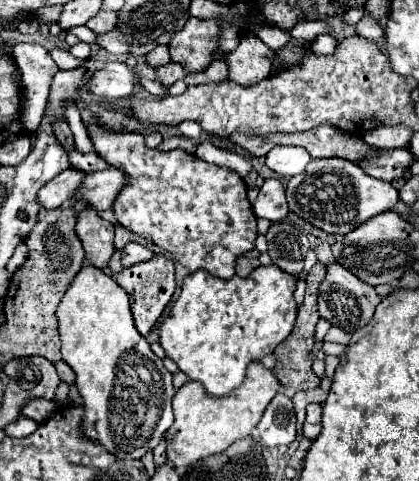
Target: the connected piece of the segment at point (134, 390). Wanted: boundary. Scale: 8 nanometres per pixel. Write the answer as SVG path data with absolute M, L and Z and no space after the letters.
M85 263L69 285L69 291L65 291L61 303L57 305L57 321L63 343L63 361L75 371L75 385L85 401L85 435L109 447L109 451L119 459L141 459L149 449L159 443L159 439L173 423L171 399L175 395L175 387L173 375L151 351L151 345L133 323L129 293L125 293L125 289L117 285L117 281L109 273L101 271L99 267L89 267L89 263Z

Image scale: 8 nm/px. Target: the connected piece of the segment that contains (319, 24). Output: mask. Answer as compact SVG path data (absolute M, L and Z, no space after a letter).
M303 21L294 26L290 31L293 38L304 39L312 42L319 34L327 32L328 25L322 21Z

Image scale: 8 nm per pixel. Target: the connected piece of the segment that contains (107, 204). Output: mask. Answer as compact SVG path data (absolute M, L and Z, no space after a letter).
M117 169L95 171L89 173L75 199L85 199L89 205L97 207L97 211L113 209L113 203L125 183L129 183L129 175L125 175L123 171Z

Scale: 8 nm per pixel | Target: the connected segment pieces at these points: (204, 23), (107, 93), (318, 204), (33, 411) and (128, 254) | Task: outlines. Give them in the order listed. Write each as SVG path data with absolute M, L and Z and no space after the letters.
M191 17L169 41L171 61L181 63L185 71L203 71L213 61L213 53L221 53L217 37L219 21Z
M107 61L101 69L97 69L89 81L87 89L101 97L131 97L135 85L139 83L137 73L123 61Z
M315 159L305 167L305 173L295 175L287 183L287 203L293 213L331 235L345 235L367 219L393 209L399 193L391 183L365 175L357 163L347 159Z
M33 399L23 407L23 415L35 419L37 423L43 423L45 419L49 419L49 415L57 409L57 401L47 401L47 399Z
M127 243L125 249L123 249L123 259L121 259L121 265L123 267L129 267L129 265L135 265L135 263L141 263L141 261L149 261L153 257L153 251L141 243Z

